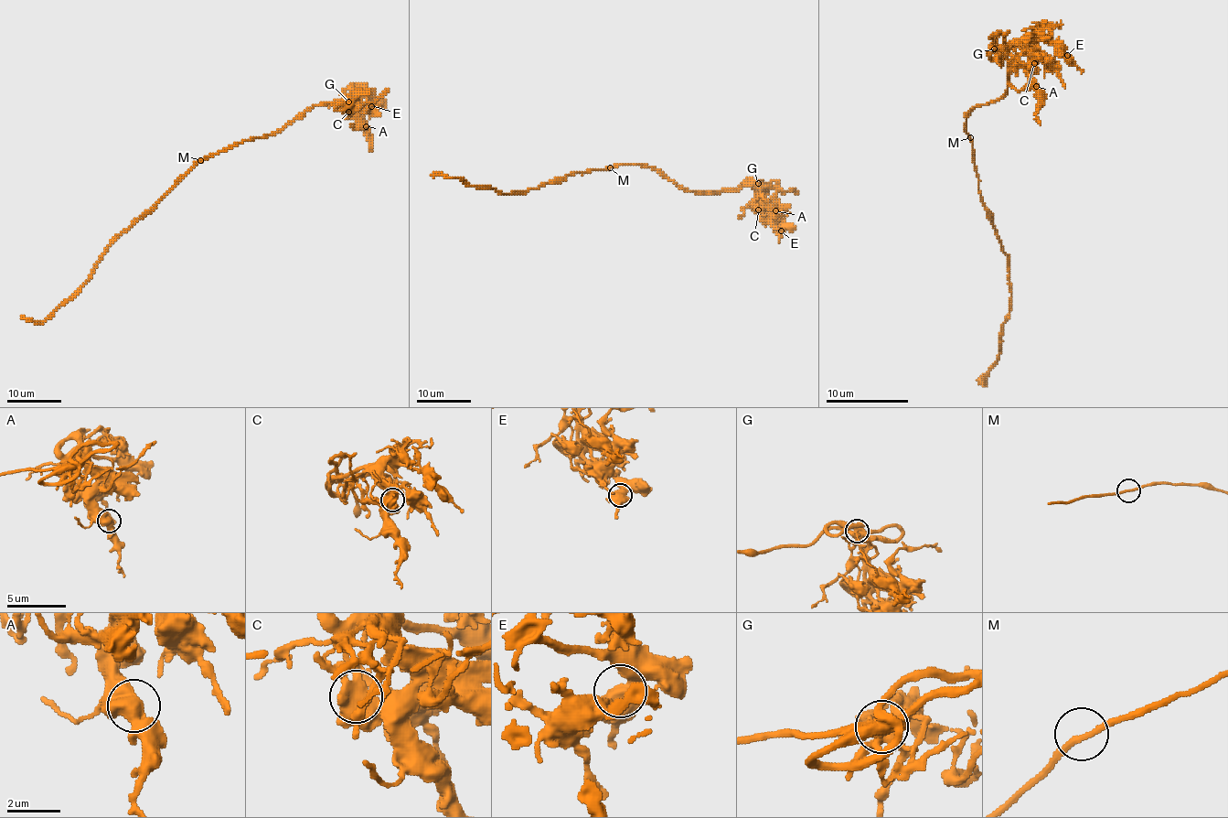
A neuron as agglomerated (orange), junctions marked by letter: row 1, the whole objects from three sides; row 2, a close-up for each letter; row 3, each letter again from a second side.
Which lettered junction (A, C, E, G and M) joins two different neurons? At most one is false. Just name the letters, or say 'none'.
none

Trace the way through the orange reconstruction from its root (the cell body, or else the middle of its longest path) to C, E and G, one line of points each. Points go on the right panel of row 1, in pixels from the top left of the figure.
C: (970, 139), (966, 114), (1008, 90), (1008, 58), (1003, 51), (993, 51), (1026, 47), (1034, 63)
E: (970, 139), (966, 114), (1008, 90), (1009, 63), (995, 49), (1051, 41), (1067, 55)
G: (970, 139), (966, 134), (966, 114), (978, 104), (997, 101), (1008, 90), (1009, 63), (1005, 53), (995, 49)

